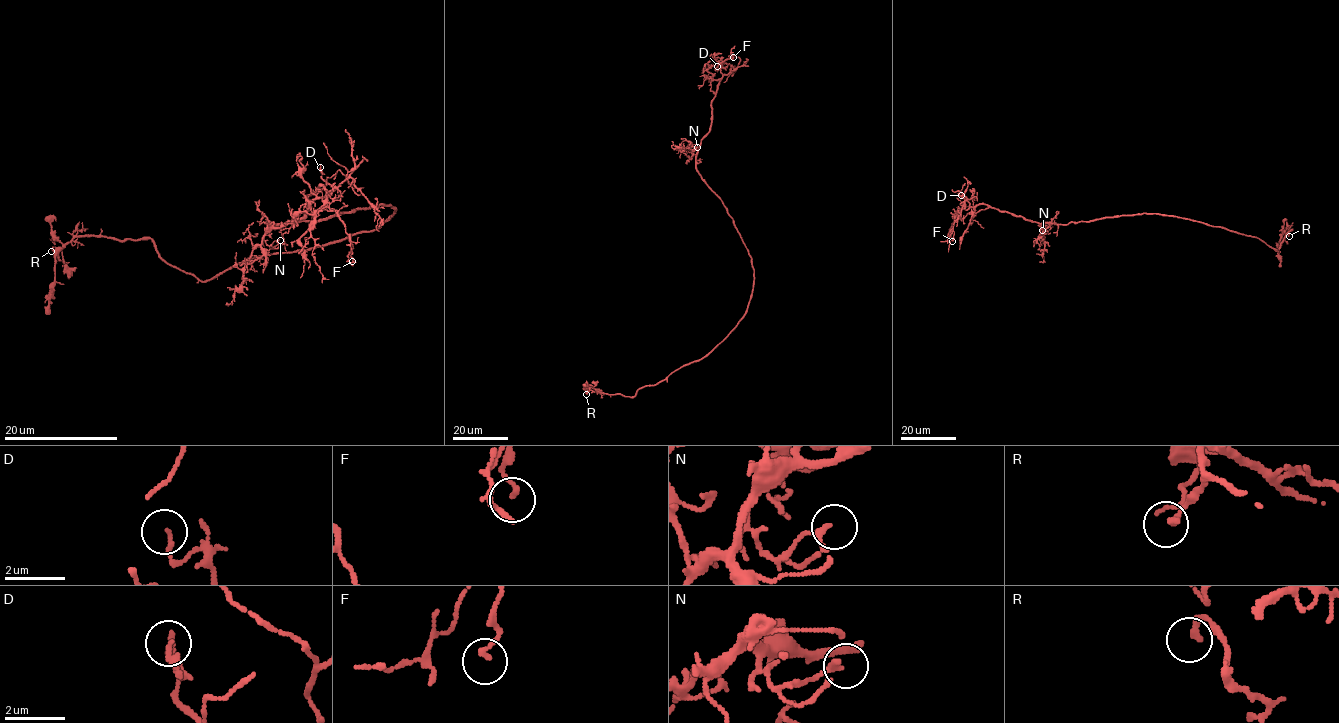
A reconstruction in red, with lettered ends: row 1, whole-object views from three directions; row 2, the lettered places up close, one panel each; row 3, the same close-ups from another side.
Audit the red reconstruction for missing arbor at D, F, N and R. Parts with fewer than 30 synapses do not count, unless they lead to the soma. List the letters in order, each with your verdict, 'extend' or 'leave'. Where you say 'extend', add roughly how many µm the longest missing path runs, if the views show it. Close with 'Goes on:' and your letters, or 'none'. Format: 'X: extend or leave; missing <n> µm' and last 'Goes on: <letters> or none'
D: leave
F: leave
N: leave
R: leave
Goes on: none

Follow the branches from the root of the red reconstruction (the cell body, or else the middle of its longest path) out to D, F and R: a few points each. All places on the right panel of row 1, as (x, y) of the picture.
D: (1164, 215), (1142, 213), (1067, 224), (1039, 223), (984, 204), (964, 209), (965, 198), (961, 195)
F: (1164, 215), (1142, 213), (1055, 224), (1030, 221), (979, 204), (962, 209), (954, 218), (952, 241)
R: (1164, 215), (1187, 218), (1253, 236), (1276, 250), (1291, 230), (1287, 228), (1282, 237), (1289, 236)

